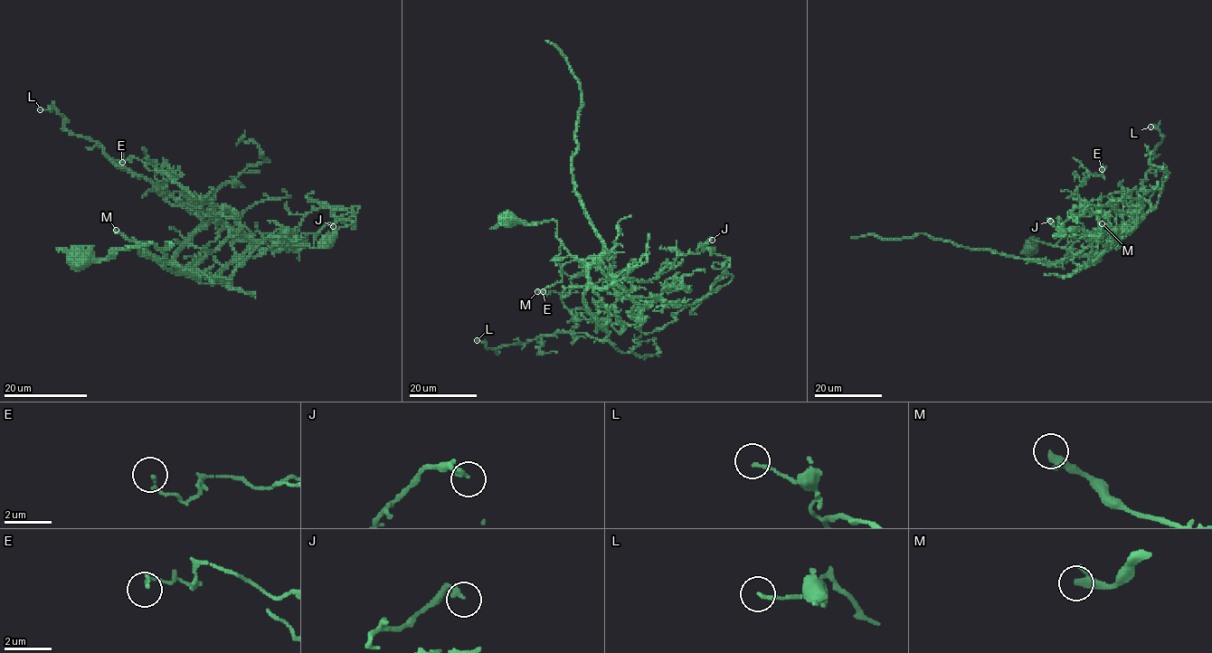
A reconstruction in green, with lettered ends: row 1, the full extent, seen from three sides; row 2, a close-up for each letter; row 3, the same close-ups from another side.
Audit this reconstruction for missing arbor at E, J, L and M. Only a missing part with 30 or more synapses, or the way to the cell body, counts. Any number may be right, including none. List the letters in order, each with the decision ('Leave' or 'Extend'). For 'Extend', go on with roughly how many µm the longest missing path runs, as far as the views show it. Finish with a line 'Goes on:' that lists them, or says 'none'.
E: Leave
J: Leave
L: Leave
M: Leave
Goes on: none

